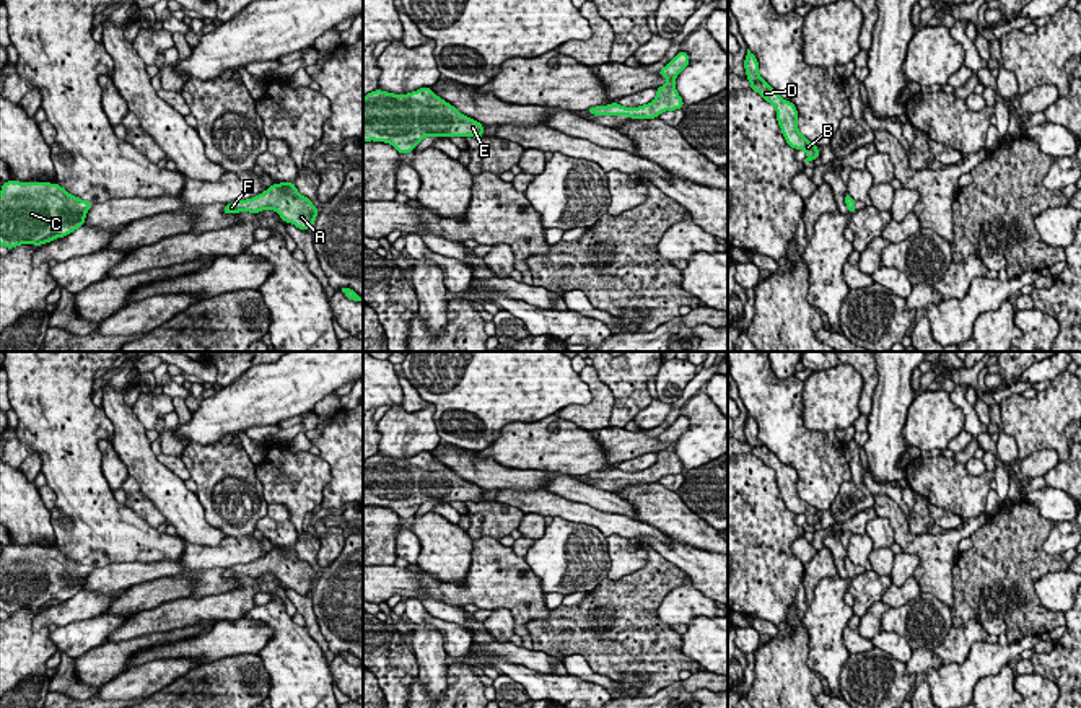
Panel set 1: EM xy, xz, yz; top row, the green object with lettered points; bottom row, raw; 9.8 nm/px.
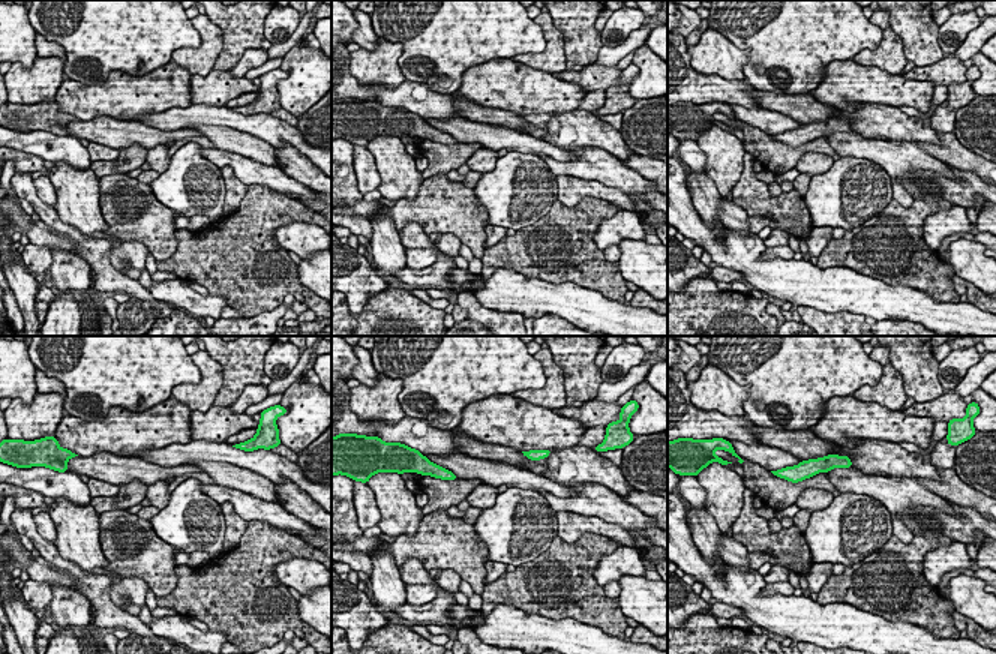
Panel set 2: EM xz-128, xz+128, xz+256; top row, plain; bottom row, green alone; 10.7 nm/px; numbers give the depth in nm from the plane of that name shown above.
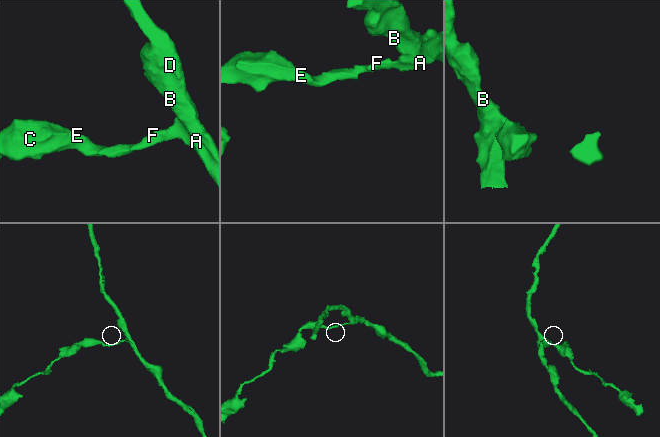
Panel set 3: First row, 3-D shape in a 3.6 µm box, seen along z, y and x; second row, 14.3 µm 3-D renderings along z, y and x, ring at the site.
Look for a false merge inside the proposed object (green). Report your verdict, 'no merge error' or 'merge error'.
no merge error

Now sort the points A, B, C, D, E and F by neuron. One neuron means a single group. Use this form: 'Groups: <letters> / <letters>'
Groups: A B C D E F

